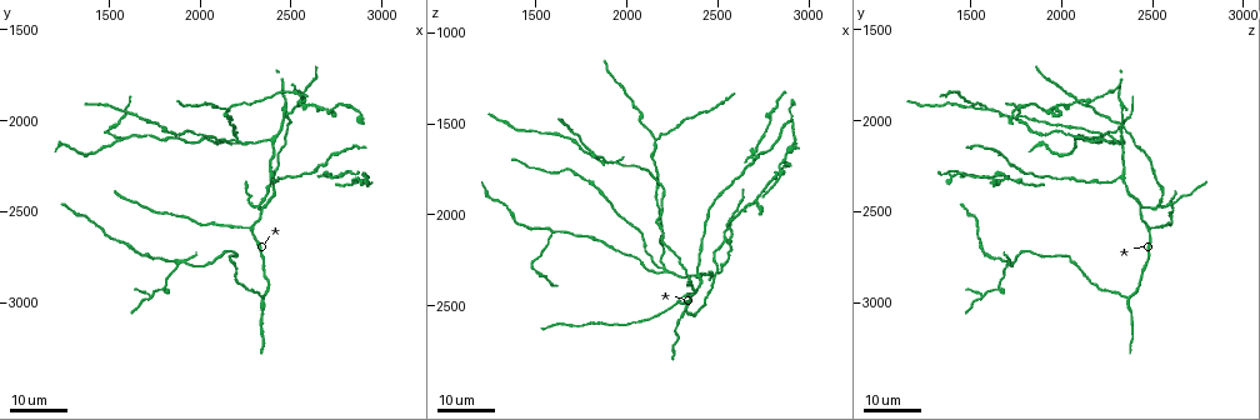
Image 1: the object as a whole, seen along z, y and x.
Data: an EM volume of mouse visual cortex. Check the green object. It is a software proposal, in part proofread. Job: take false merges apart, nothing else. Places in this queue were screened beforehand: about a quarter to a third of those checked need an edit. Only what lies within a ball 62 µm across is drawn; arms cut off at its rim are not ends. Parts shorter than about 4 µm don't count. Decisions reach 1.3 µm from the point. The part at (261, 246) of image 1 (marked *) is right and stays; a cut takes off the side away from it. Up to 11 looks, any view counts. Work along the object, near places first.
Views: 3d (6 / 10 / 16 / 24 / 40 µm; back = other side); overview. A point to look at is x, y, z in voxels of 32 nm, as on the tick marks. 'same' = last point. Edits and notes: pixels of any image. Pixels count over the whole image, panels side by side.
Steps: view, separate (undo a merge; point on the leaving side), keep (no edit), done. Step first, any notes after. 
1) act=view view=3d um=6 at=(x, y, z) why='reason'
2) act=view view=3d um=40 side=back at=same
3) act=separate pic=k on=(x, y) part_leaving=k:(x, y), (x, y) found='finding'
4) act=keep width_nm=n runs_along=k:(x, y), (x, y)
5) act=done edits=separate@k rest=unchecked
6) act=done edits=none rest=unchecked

act=view view=3d um=24 at=(2200, 2100, 2280) why='three arms meet'

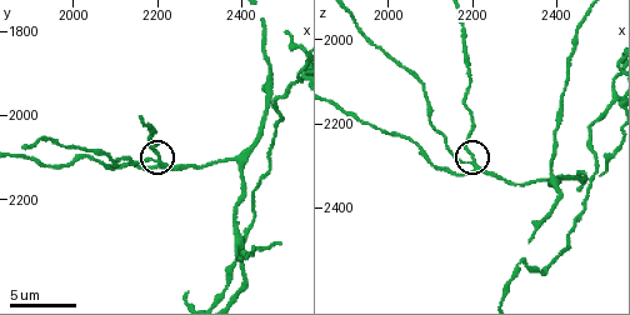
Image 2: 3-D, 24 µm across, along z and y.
act=view view=3d um=6 at=(2200, 2095, 2285)

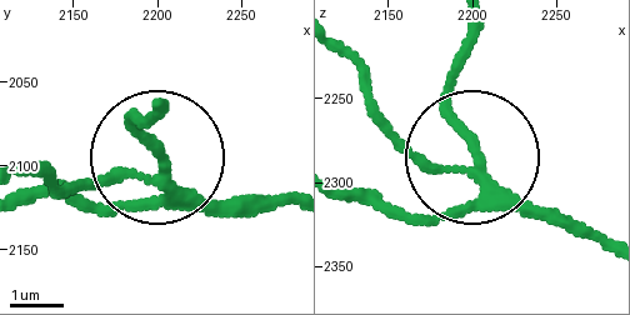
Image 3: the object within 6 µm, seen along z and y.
act=keep arms=3 runs_along=3:(606, 246), (513, 205), (476, 156), (418, 161), (369, 116) found='continuous, no second cell'

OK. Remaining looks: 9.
act=view view=3d um=24 at=(1880, 2800, 1700) why='three-way junction'

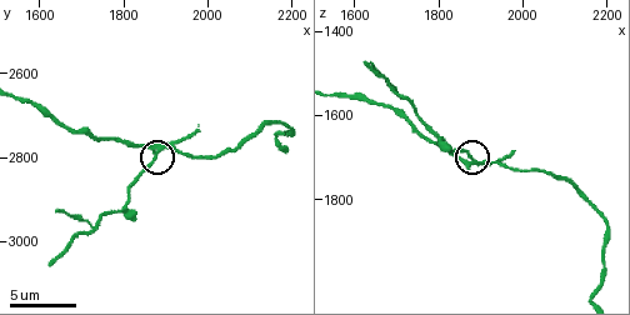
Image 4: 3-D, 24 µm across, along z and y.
act=view view=3d um=6 at=(1880, 2785, 1710)

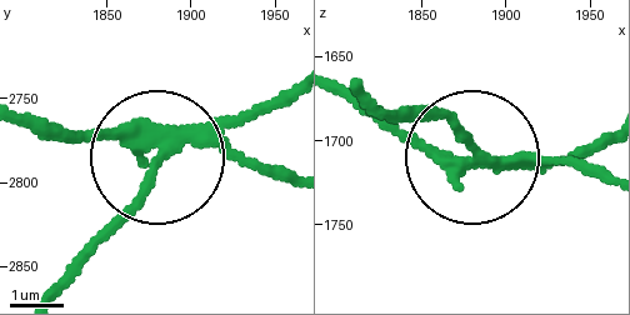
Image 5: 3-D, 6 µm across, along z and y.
act=separate pic=5 on=(261, 105) part_leaving=5:(184, 140), (71, 283) found='a second cell is stuck on'

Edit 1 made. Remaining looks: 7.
act=view view=3d um=24 at=(2160, 1940, 1580) why='branch point'

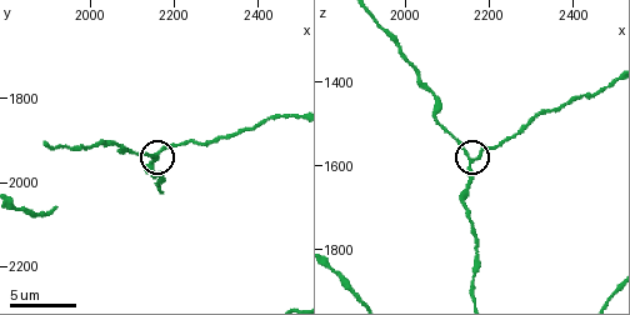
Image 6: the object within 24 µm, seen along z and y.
act=view view=3d um=6 at=(2160, 1930, 1590)

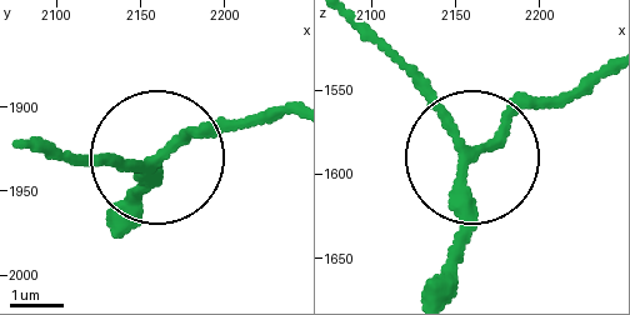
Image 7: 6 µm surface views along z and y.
act=keep arms=3 runs_along=7:(445, 285), (468, 150), (369, 34) found='one cell here'

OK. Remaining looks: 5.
act=view view=3d um=24 at=(2260, 2600, 2480) why='three arms meet'

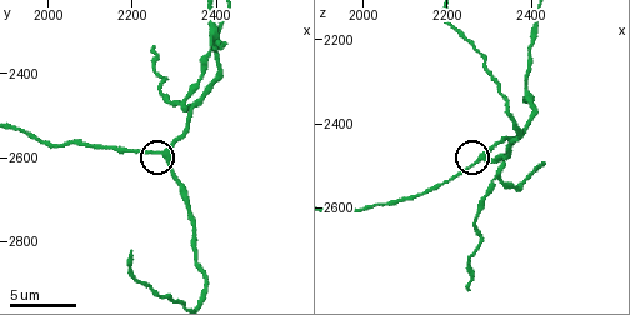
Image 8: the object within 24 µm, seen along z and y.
act=view view=3d um=6 at=(2270, 2590, 2490)

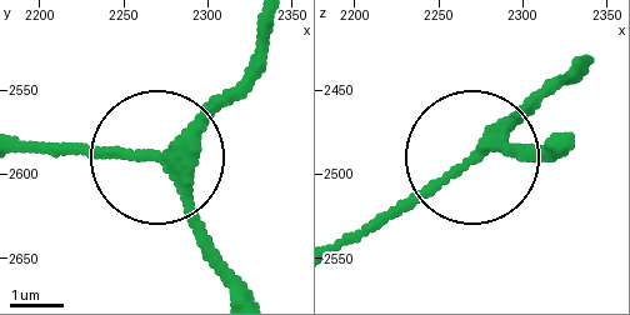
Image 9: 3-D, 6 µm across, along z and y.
act=keep arms=3 runs_along=9:(250, 288), (174, 168), (146, 154), (58, 154) found='all the same cell'

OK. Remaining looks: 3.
act=view view=3d um=16 at=(1580, 2100, 2100) why='three-way junction'

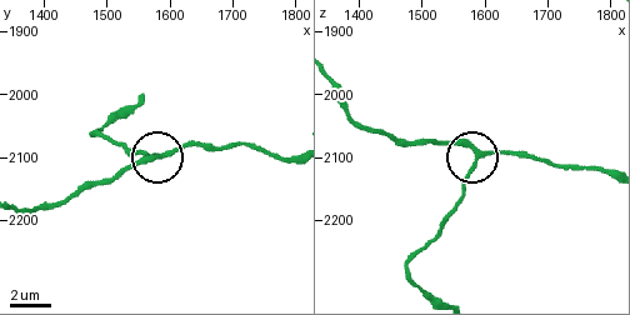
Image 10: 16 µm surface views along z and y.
act=view view=3d um=6 at=(1585, 2095, 2090) why='zoom in'

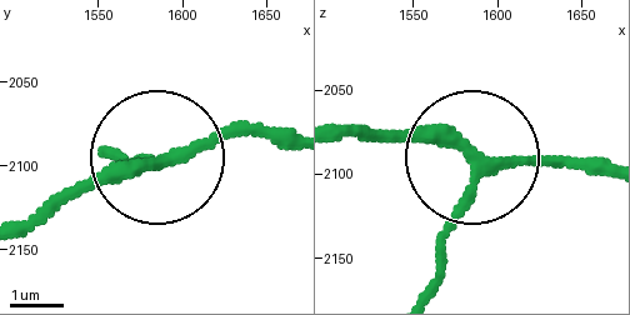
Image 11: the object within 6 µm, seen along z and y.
act=keep side_arm_um=17 arms=3 found='continuous, no second cell'

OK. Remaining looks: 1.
act=done edits=separate@5 rest=unchecked

